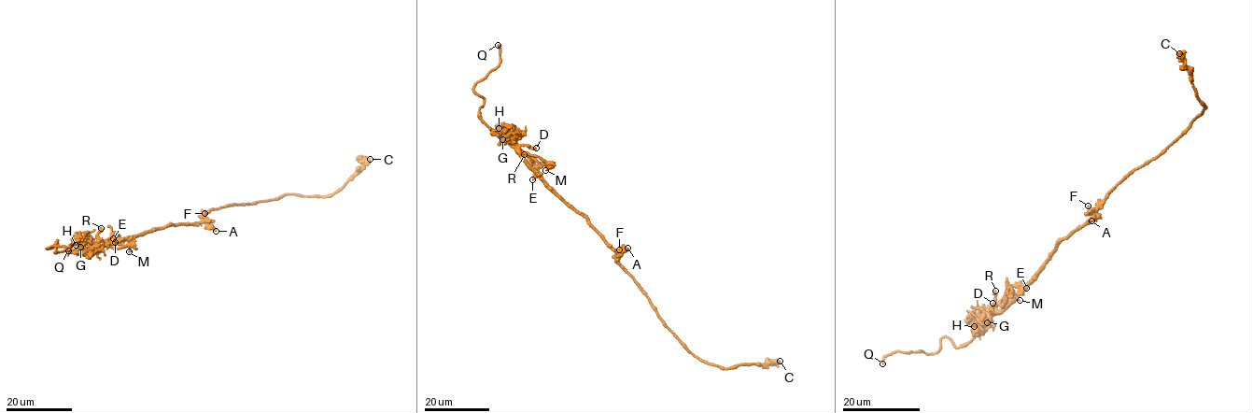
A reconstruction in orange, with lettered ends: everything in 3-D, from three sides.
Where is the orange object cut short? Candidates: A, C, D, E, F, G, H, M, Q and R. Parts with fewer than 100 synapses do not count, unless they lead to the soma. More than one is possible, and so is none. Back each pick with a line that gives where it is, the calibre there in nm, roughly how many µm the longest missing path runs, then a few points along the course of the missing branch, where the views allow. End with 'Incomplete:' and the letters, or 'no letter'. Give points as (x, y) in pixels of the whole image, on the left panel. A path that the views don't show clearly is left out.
Q: place (68, 250); calibre 320 nm; missing 9 µm; course (68, 250), (71, 266), (63, 271)
Incomplete: Q

